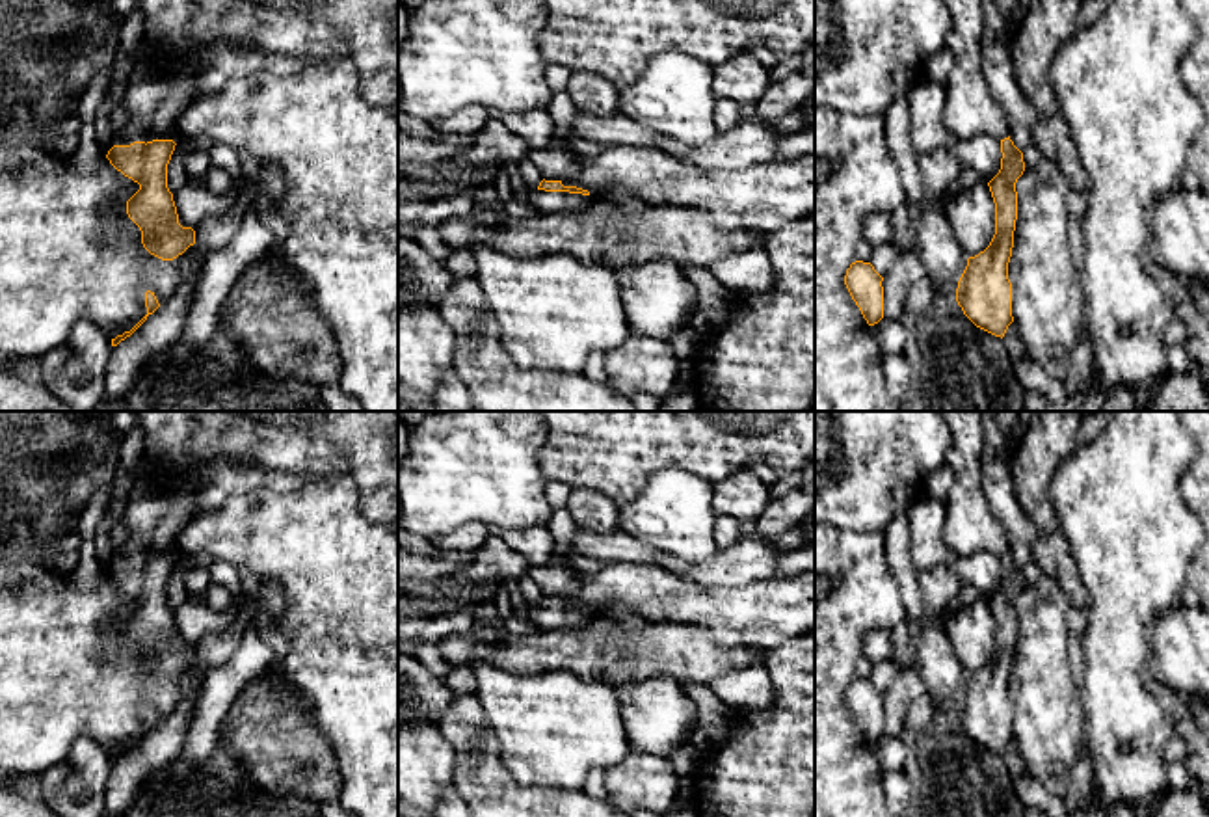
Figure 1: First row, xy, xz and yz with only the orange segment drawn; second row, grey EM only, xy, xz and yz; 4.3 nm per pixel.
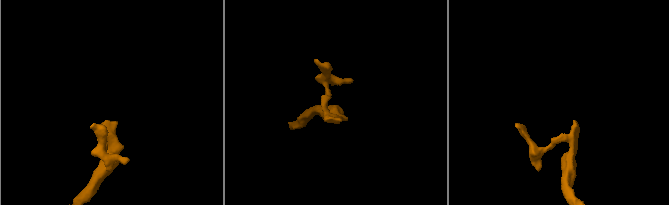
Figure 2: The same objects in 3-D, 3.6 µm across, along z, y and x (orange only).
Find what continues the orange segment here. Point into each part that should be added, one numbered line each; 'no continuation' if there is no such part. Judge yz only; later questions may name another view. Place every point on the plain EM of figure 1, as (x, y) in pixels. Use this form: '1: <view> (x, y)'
1: yz (997, 425)

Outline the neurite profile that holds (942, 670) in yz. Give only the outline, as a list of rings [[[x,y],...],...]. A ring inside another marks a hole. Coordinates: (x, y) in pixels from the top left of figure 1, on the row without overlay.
[[[928,614],[926,622],[913,633],[917,666],[926,692],[937,703],[937,724],[954,717],[958,698],[967,683],[967,672],[956,657],[941,616]]]

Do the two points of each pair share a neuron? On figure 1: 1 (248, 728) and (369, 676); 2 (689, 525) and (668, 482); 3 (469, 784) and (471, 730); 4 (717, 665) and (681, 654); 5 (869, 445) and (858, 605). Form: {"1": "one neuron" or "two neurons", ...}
{"1": "two neurons", "2": "one neuron", "3": "one neuron", "4": "one neuron", "5": "two neurons"}

